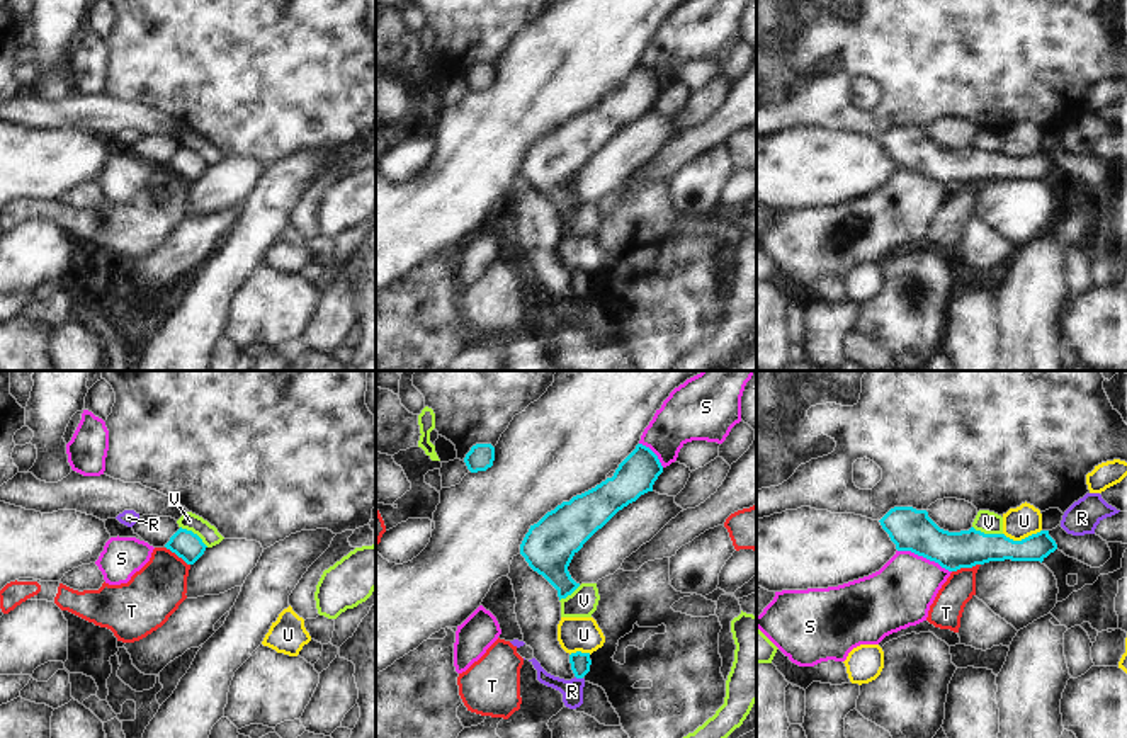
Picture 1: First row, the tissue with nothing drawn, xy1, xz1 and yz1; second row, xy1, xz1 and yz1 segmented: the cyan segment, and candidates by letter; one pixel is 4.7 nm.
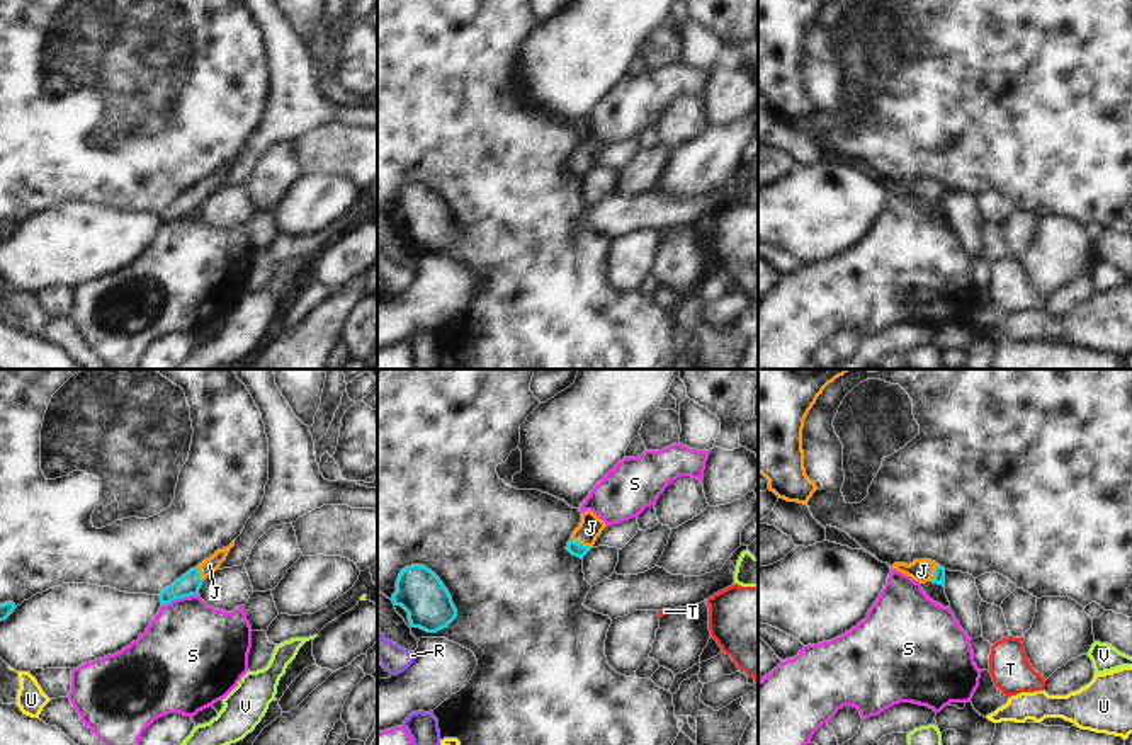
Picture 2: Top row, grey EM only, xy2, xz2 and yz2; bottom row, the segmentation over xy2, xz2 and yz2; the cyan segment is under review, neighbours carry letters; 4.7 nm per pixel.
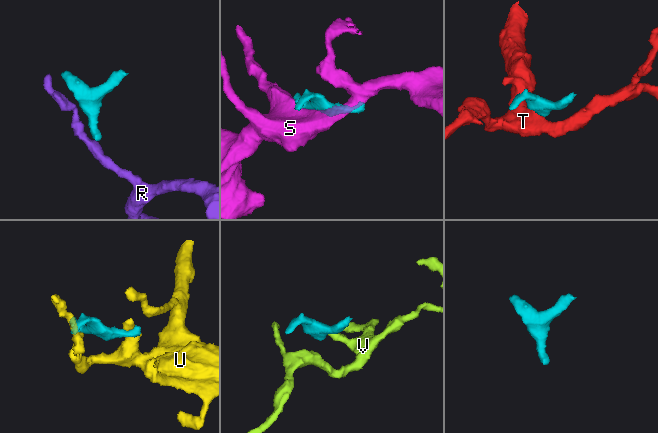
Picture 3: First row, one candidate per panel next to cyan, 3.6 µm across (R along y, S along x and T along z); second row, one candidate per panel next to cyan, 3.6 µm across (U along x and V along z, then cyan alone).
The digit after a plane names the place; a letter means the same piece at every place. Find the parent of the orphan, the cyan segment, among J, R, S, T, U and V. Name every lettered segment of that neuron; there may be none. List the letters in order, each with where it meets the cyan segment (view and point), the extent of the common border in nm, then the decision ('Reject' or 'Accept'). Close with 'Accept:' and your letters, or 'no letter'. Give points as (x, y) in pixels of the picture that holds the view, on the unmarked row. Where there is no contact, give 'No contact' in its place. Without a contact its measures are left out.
J: Touches cyan at xz2 (582, 164). Shared border 110 nm. Accept
R: Touches cyan at xz1 (578, 296). Shared border 40 nm. Reject
S: Touches cyan at yz1 (925, 175). Shared border 280 nm. Reject
T: Touches cyan at yz1 (966, 186). Shared border 140 nm. Reject
U: Touches cyan at yz1 (1022, 158). Shared border 190 nm. Reject
V: Touches cyan at yz1 (988, 153). Shared border 150 nm. Reject
Accept: J

